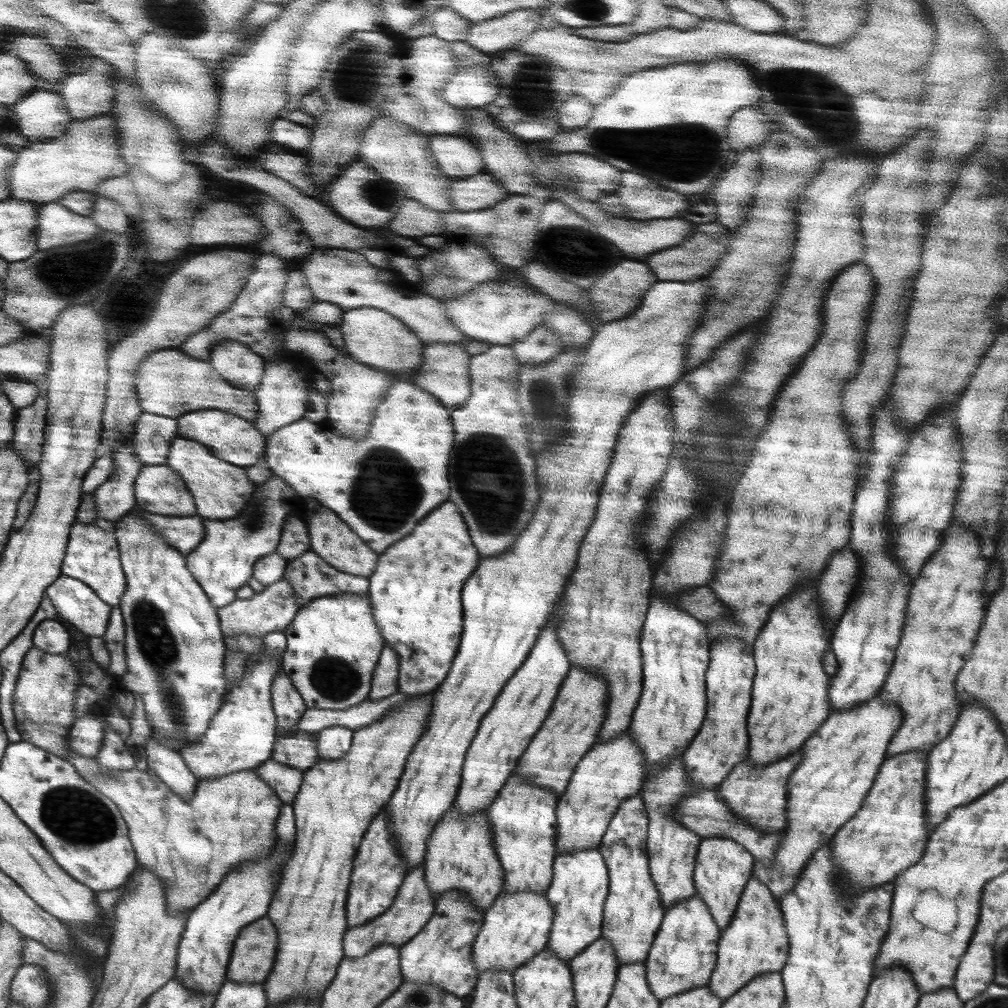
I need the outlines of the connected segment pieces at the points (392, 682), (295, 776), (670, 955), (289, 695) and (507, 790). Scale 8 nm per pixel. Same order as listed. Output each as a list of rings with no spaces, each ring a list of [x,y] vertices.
[[[392,648],[384,650],[384,658],[379,659],[378,668],[375,670],[376,680],[372,680],[376,682],[370,696],[372,700],[379,701],[399,693],[399,666],[398,654]]]
[[[269,760],[253,770],[258,770],[260,777],[268,783],[268,786],[272,787],[272,790],[275,790],[284,803],[292,805],[296,794],[303,786],[304,771],[298,770],[296,767]]]
[[[700,896],[692,897],[666,910],[662,928],[648,953],[647,978],[651,990],[661,1001],[674,994],[709,985],[718,964],[719,940],[722,931],[710,907]]]
[[[281,669],[274,685],[274,709],[278,718],[278,738],[288,737],[294,726],[298,725],[307,712],[307,703],[292,685],[291,678]]]
[[[513,770],[494,804],[486,810],[492,829],[492,843],[504,867],[504,884],[500,894],[526,889],[546,893],[550,888],[558,853],[559,797],[546,787],[526,781],[518,771]]]

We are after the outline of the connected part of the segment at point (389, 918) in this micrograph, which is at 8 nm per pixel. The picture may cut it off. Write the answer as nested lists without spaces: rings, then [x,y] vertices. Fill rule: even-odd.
[[[416,865],[416,868],[408,870],[402,888],[399,889],[399,895],[387,912],[363,925],[347,929],[346,936],[343,937],[343,950],[346,956],[363,957],[378,945],[394,944],[399,947],[406,945],[412,937],[422,932],[424,925],[434,916],[437,904],[436,897],[432,894],[430,884],[426,879],[426,866]]]

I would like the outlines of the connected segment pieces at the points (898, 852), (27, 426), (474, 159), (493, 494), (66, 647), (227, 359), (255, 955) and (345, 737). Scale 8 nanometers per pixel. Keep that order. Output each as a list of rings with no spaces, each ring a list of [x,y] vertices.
[[[914,750],[888,758],[862,808],[832,838],[832,863],[842,874],[850,874],[852,888],[848,888],[848,876],[842,876],[840,886],[843,886],[844,893],[852,894],[852,890],[868,892],[868,888],[894,881],[923,857],[930,840],[924,799],[928,756],[927,752]]]
[[[40,396],[35,403],[20,410],[19,420],[15,425],[16,449],[32,466],[40,465],[44,458],[48,412],[50,412],[50,397]]]
[[[433,135],[431,139],[434,156],[444,175],[448,174],[448,176],[456,176],[456,178],[453,179],[461,179],[460,176],[472,177],[478,175],[486,168],[486,162],[483,160],[482,153],[474,148],[469,138],[450,135]]]
[[[490,346],[485,352],[471,356],[470,400],[452,410],[454,424],[454,446],[448,462],[448,482],[450,482],[450,502],[459,507],[464,522],[468,524],[474,546],[482,558],[495,557],[518,540],[520,533],[527,529],[534,518],[534,510],[538,504],[536,476],[534,476],[534,460],[528,450],[528,438],[522,424],[520,412],[520,371],[516,355],[510,346]]]
[[[50,620],[36,630],[36,647],[49,654],[68,654],[73,648],[73,636],[64,623]]]
[[[233,337],[222,341],[222,344],[215,348],[211,363],[224,378],[253,393],[263,384],[268,366],[268,360],[262,354],[252,351],[246,344]]]
[[[268,916],[242,930],[237,941],[228,980],[237,983],[264,983],[278,956],[279,931]]]
[[[330,726],[318,732],[318,755],[322,760],[339,761],[350,751],[355,731],[346,726]]]

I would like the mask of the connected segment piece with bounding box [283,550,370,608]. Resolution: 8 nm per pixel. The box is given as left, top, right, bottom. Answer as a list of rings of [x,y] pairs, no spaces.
[[[312,550],[300,554],[298,558],[288,559],[283,578],[288,579],[288,582],[294,587],[300,608],[304,608],[304,605],[310,604],[312,600],[318,597],[334,596],[342,593],[366,594],[370,592],[369,577],[357,574],[351,575],[338,570]]]

